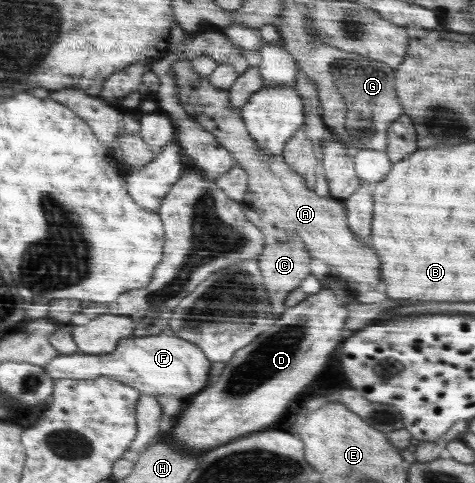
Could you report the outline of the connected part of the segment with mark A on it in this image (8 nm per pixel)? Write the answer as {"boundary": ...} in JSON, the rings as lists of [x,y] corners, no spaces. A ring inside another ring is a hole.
{"boundary":[[[178,61],[173,65],[172,77],[178,85],[176,93],[188,118],[217,137],[233,154],[233,159],[249,174],[249,191],[240,202],[250,223],[254,223],[265,234],[266,244],[300,237],[314,264],[324,262],[328,265],[328,275],[356,284],[370,283],[370,287],[380,285],[378,257],[372,249],[354,241],[343,201],[317,195],[308,187],[301,174],[286,165],[281,155],[264,155],[264,151],[260,151],[256,147],[256,141],[250,137],[249,130],[242,122],[241,113],[232,111],[228,90],[210,85],[209,76],[200,77],[198,73],[194,73],[188,61]]]}

